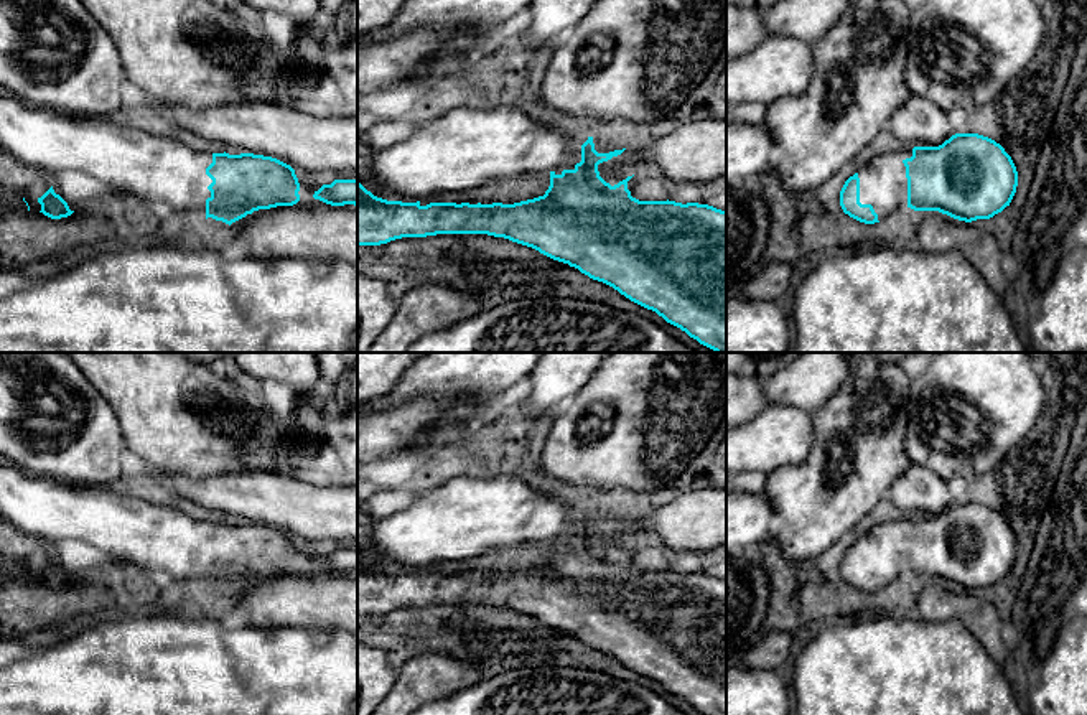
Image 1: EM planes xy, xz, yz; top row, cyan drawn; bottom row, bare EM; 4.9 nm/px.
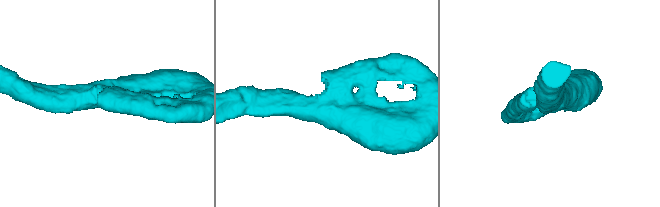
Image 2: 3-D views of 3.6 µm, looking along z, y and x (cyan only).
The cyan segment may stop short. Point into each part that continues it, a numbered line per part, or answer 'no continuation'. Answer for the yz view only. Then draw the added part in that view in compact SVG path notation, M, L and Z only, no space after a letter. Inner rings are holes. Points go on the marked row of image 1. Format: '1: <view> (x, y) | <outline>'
1: yz (883, 183) | M886 145L858 168L860 203L871 204L878 221L907 209L907 178L903 161L911 157L911 147Z

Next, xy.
1: xy (160, 167) | M10 94L0 96L0 147L20 163L48 175L81 171L133 198L166 204L175 217L196 213L206 219L208 186L212 183L206 168L212 163L212 152L178 133L122 117L76 117L31 107Z

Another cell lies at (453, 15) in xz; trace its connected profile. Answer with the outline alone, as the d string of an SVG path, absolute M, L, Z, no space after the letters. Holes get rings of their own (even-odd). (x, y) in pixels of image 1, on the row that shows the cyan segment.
M405 0L394 18L372 31L376 41L389 41L418 28L445 28L474 35L509 20L532 0Z

